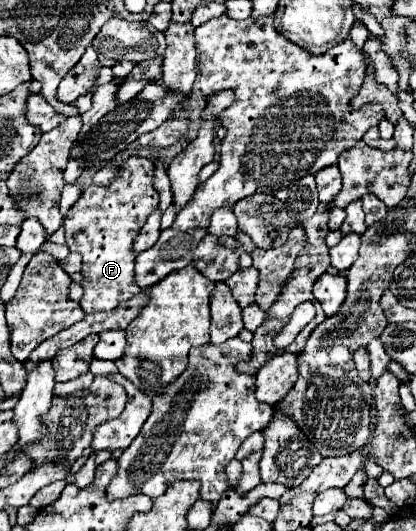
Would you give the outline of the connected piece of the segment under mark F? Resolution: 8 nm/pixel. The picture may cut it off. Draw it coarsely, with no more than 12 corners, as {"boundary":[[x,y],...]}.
{"boundary":[[152,160],[90,184],[64,218],[82,254],[80,306],[140,292],[132,242],[158,206]]}

